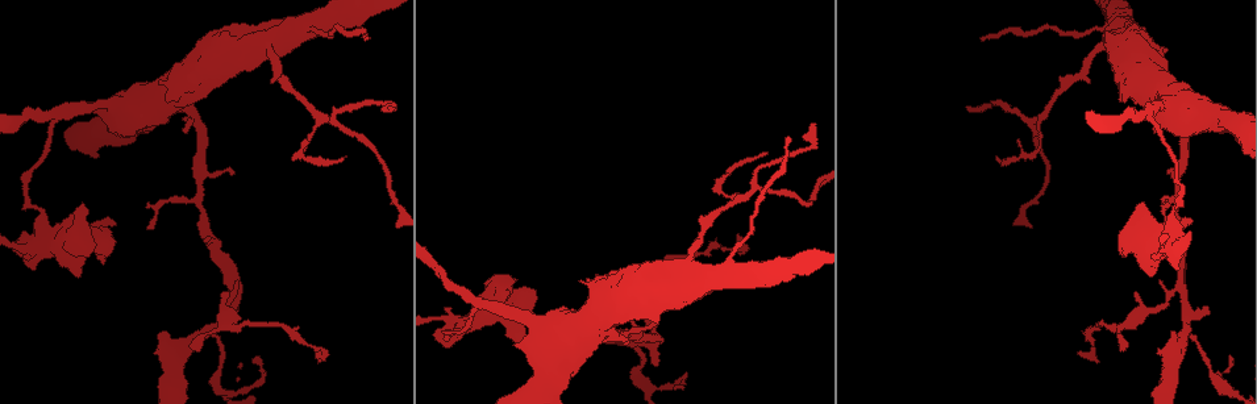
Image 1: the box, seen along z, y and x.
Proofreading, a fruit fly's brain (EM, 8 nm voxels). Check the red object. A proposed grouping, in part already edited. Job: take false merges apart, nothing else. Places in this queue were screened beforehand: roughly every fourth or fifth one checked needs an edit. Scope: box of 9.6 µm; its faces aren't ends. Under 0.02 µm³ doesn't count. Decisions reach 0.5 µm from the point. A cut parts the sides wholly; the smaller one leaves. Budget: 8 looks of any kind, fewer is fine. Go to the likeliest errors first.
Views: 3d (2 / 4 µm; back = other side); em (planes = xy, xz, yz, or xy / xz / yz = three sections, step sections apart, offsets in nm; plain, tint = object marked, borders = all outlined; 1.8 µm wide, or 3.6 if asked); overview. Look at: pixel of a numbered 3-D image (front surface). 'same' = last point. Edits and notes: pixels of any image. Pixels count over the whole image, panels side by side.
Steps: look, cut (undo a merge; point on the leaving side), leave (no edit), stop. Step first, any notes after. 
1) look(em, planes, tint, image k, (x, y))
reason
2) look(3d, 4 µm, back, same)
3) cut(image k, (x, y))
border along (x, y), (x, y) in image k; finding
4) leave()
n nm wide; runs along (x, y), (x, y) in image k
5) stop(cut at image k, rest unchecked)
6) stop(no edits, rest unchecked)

look(em, 3.6 µm, planes, tint, image 1, (603, 329))

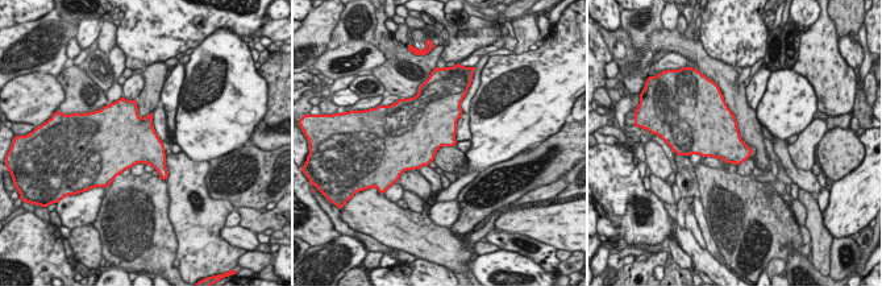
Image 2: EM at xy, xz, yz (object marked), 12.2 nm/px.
leave()
all the same neuron

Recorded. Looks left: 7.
look(3d, 2 µm, image 1, (1031, 124))
four arms meet

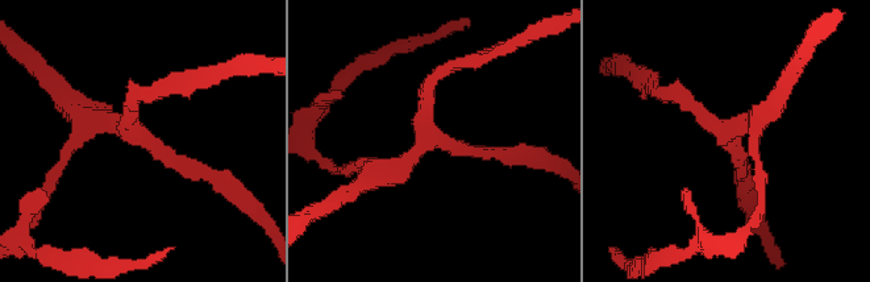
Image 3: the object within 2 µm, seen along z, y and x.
look(em, 3.6 µm, yz, step 8, tint, image 3, (131, 126))
4 arms

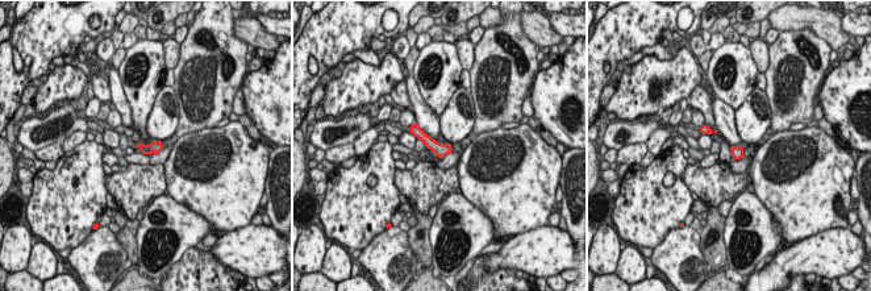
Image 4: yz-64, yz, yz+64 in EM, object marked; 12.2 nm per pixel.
look(em, 3.6 µm, planes, tint, same)
another direction

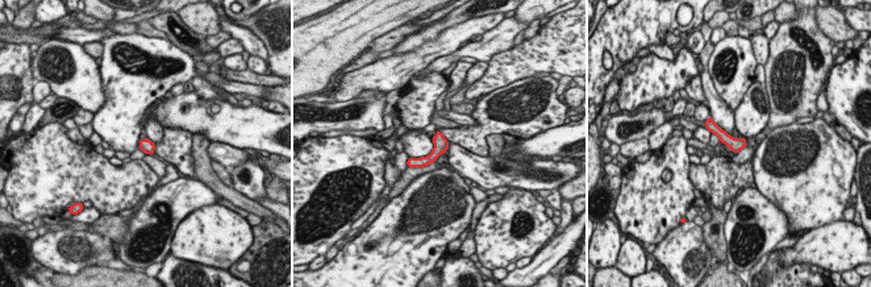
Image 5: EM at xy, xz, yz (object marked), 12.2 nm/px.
leave()
runs along (708, 124), (733, 144), (742, 144) in image 5; continuous, no second neuron

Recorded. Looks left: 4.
look(3d, 2 µm, image 1, (1182, 289))
three-way junction

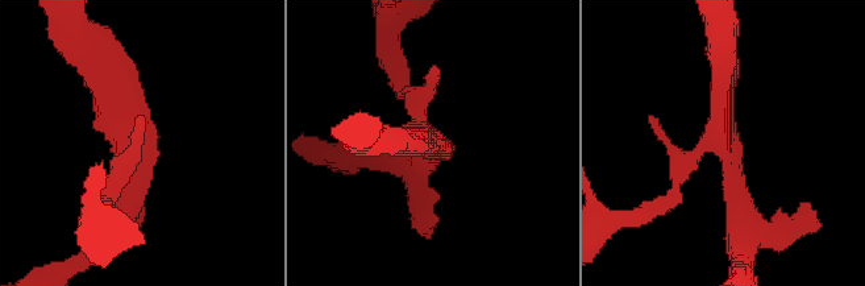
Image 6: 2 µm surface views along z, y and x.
look(em, yz, step 4, tint, image 6, (720, 148))

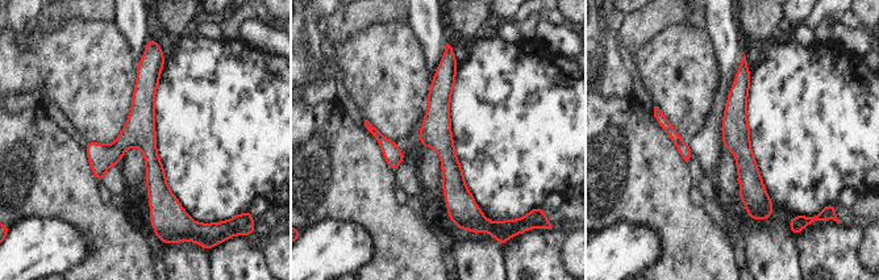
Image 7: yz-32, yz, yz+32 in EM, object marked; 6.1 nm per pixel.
leave()
runs along (149, 63), (145, 138), (158, 220) in image 7; all the same neuron

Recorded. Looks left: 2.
stop(no edits, rest unchecked)

